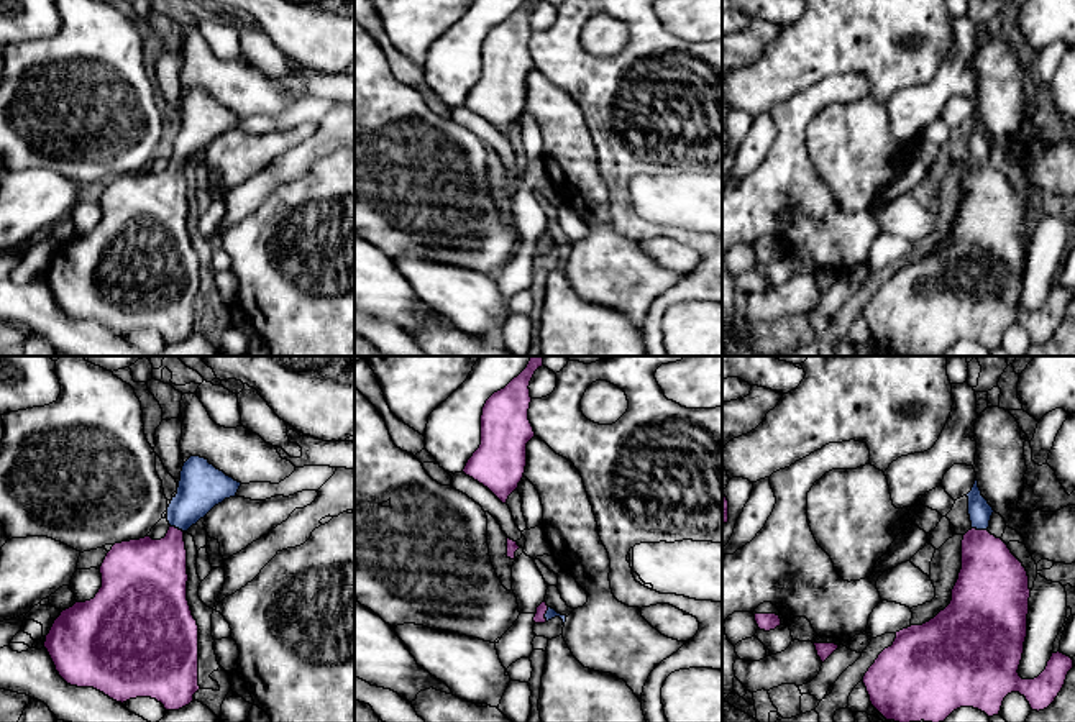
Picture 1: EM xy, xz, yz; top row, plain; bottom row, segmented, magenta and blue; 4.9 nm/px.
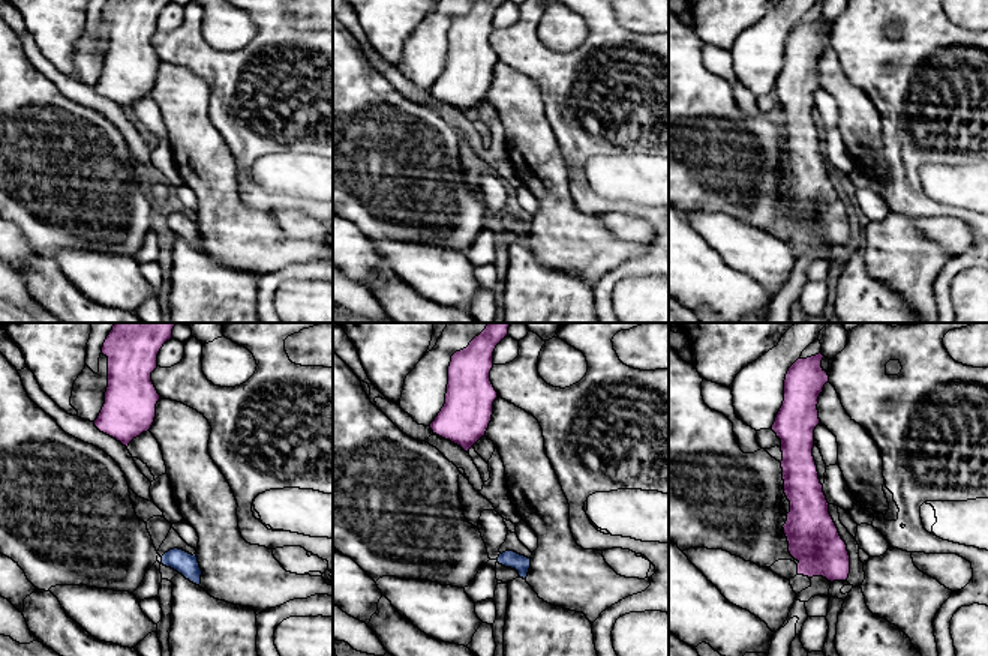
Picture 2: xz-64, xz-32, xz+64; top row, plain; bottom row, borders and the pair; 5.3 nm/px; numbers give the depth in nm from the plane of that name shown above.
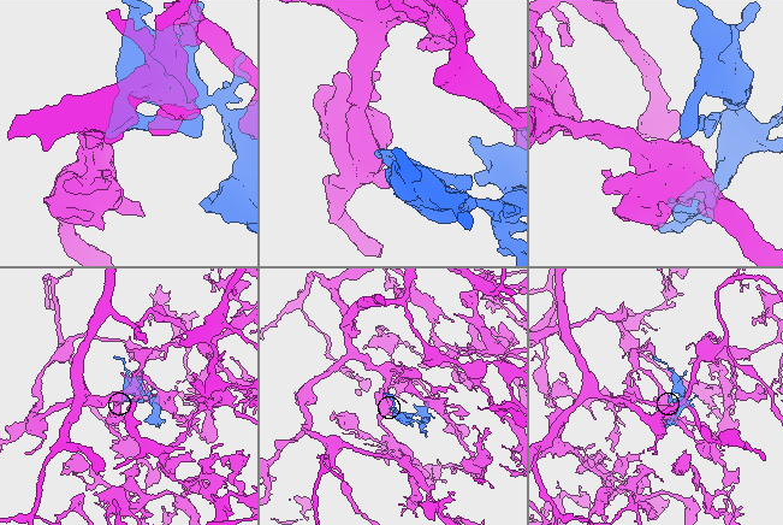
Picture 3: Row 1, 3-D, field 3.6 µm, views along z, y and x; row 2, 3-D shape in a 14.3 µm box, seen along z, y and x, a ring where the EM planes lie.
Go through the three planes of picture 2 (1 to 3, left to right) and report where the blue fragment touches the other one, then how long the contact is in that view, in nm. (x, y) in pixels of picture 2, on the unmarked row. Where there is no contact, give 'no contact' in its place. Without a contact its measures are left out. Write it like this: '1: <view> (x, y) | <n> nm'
1: no contact
2: no contact
3: no contact

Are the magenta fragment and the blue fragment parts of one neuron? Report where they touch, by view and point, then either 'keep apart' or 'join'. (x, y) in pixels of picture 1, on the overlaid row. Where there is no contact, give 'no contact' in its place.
yz (980, 530) | join

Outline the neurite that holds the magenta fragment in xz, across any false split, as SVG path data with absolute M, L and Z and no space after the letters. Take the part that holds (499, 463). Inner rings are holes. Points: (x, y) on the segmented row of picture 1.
M532 356L527 368L483 407L481 445L463 473L487 487L502 504L517 491L527 466L527 443L535 436L528 420L530 381L543 356Z

